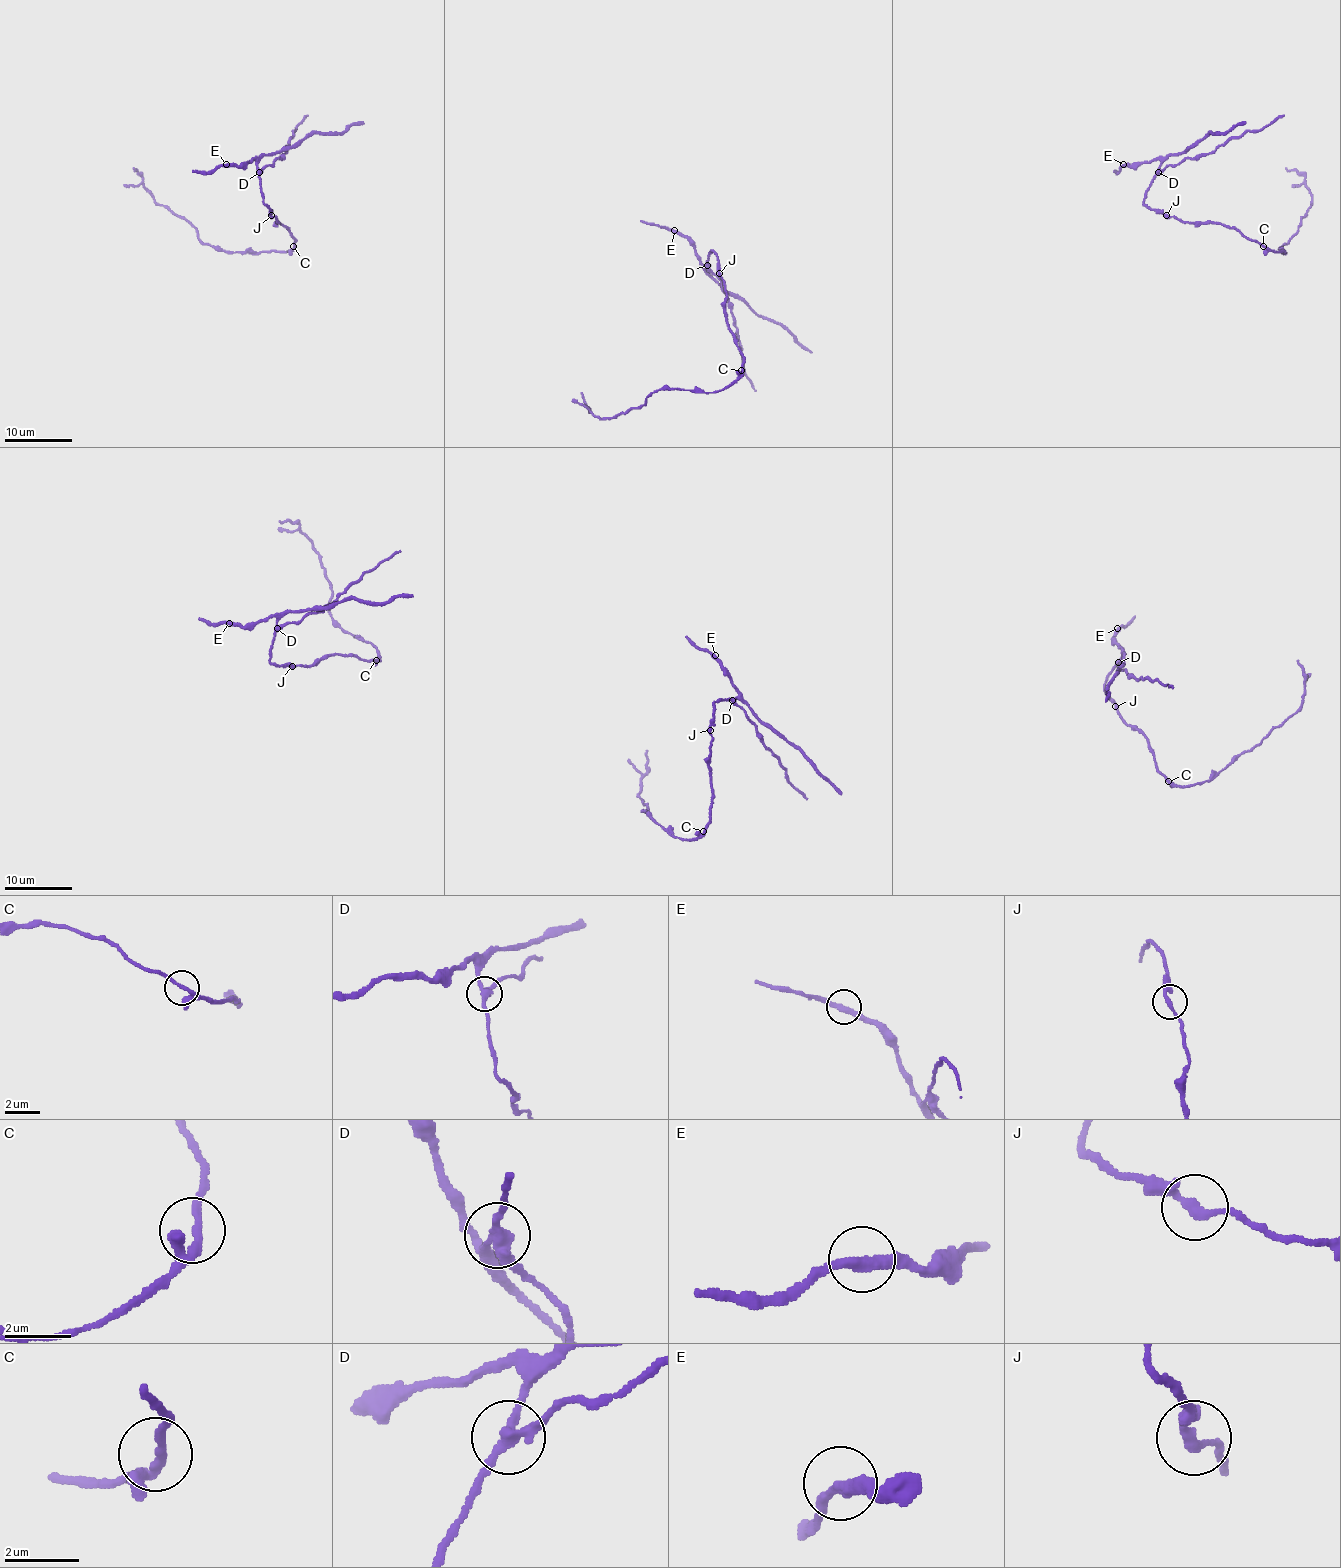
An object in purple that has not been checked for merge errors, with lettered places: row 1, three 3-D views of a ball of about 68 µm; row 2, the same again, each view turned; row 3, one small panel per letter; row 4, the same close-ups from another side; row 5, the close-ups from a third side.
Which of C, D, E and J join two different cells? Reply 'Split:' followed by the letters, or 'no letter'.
Split: D

